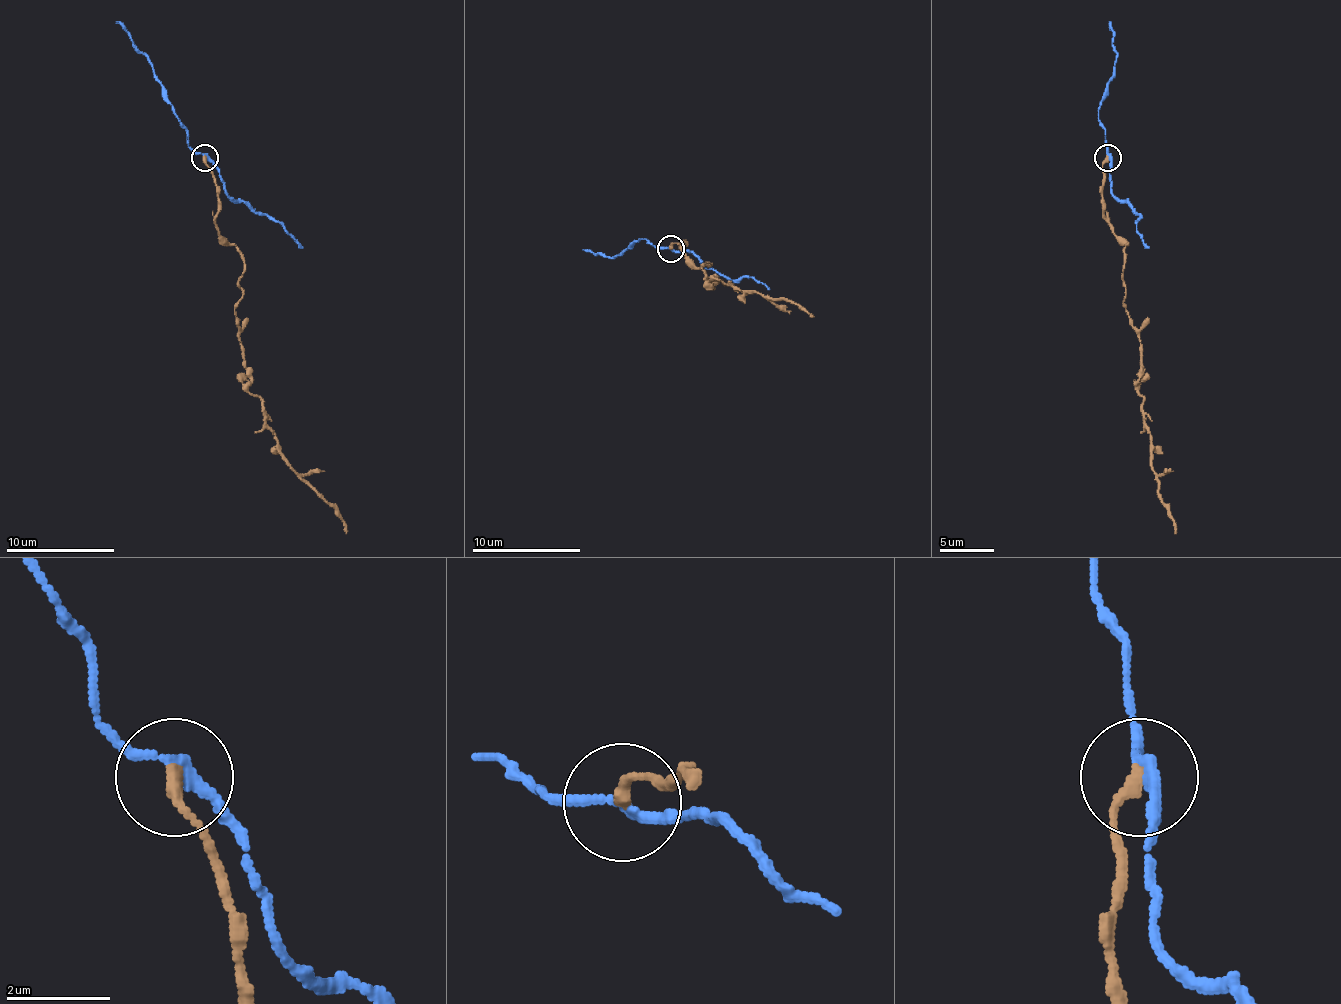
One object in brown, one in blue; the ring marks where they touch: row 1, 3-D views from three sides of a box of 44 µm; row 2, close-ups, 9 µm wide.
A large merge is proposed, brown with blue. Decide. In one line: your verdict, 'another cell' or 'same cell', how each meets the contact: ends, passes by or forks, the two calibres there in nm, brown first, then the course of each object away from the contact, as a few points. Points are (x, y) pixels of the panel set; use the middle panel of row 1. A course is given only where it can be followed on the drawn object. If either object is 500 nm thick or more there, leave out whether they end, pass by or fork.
another cell; brown ends there; blue passes by; 240 nm thick on the brown side, 200 nm on the other; brown runs (671, 249), (685, 243), (699, 268), (710, 265), (701, 265), (707, 282), (794, 301), (813, 317); blue runs (671, 249), (655, 246), (641, 238), (614, 257), (582, 249)

